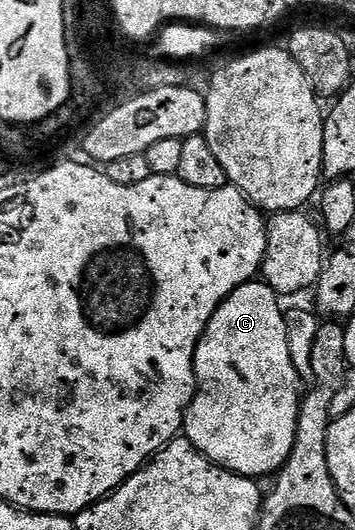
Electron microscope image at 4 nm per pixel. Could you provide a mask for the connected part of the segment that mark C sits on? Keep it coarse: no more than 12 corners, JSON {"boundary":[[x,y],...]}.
{"boundary":[[266,282],[195,351],[182,435],[256,478],[293,450],[301,381]]}

